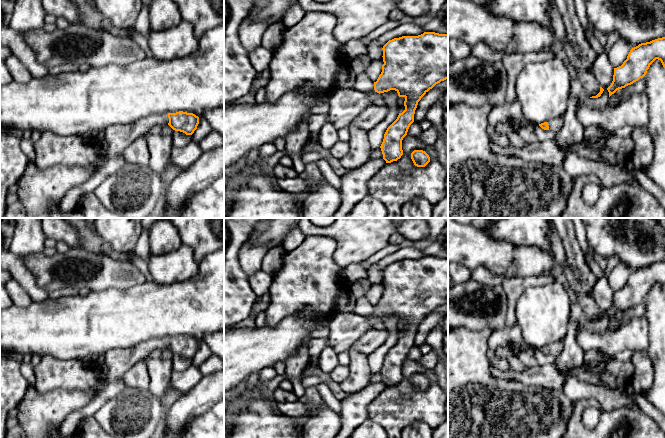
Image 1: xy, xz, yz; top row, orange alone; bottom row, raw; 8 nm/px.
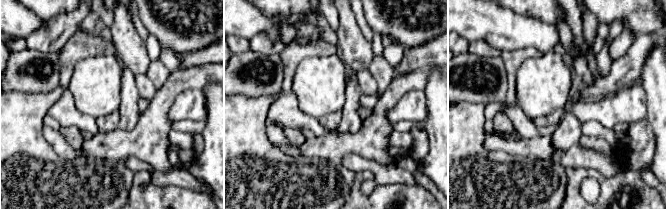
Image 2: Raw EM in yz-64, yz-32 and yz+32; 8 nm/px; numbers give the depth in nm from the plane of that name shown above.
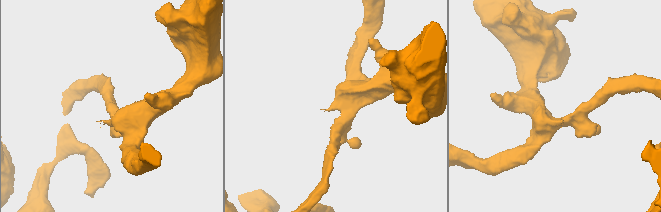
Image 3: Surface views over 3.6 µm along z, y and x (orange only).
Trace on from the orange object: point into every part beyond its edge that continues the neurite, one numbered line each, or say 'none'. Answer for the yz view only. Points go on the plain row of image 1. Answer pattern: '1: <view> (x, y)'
1: yz (555, 348)

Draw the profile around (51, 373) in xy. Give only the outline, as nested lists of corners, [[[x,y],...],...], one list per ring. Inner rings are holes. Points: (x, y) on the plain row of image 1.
[[[43,356],[34,373],[34,388],[41,394],[57,389],[90,391],[102,379],[94,366],[84,361],[59,360],[52,356]]]

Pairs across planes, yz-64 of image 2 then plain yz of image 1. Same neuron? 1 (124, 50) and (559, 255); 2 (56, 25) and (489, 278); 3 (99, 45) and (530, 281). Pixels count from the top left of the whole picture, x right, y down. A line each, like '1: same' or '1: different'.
1: different
2: same
3: same

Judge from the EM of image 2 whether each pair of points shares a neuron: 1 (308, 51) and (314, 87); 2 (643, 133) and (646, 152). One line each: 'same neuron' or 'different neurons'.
1: different neurons
2: same neuron

